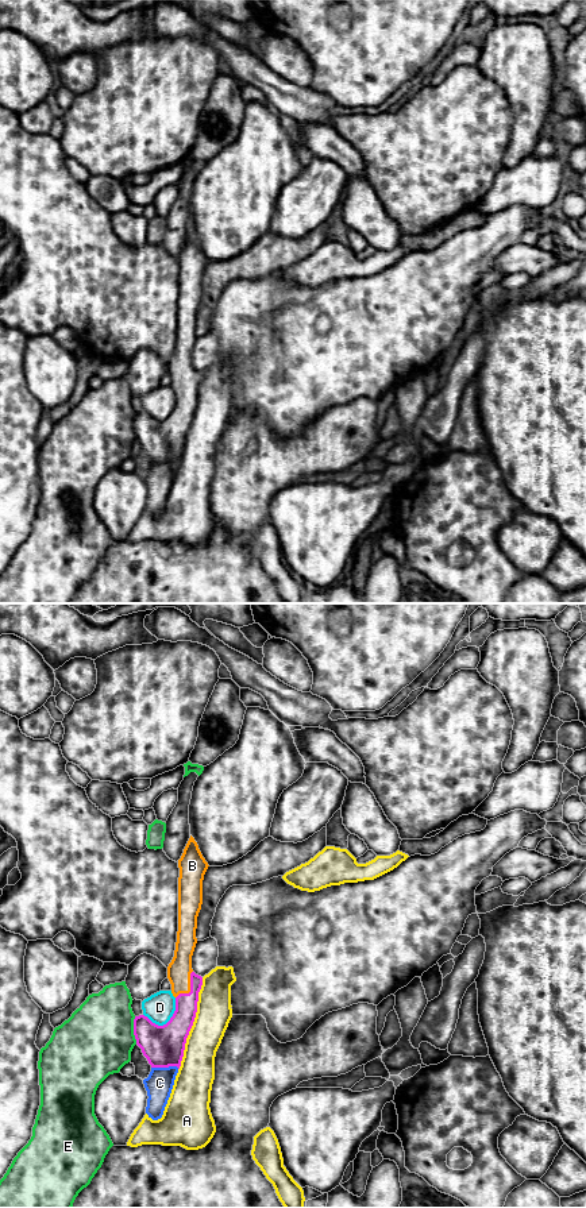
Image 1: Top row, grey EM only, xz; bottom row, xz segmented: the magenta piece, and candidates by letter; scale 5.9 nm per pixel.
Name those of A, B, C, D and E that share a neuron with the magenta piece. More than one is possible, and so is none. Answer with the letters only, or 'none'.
B

